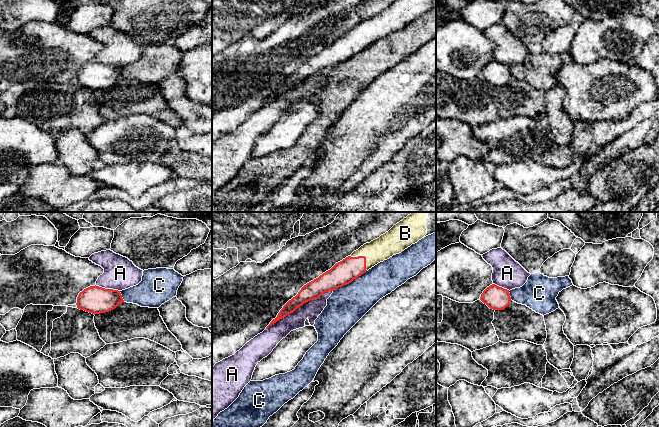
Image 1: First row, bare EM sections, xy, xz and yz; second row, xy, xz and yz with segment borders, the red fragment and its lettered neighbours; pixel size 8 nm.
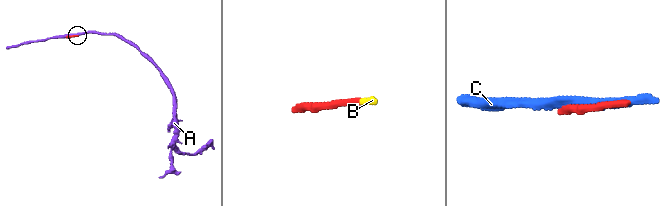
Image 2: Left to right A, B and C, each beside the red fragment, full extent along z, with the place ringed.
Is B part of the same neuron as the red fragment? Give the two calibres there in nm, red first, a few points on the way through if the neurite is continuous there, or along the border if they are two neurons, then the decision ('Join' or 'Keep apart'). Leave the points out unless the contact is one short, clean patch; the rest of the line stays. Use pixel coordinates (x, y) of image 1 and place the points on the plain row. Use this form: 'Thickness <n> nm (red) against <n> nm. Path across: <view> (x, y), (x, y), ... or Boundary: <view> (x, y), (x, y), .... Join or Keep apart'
Thickness 190 nm (red) against 190 nm. Path across: xz (344, 48), (354, 42), (364, 32), (391, 19). Join

